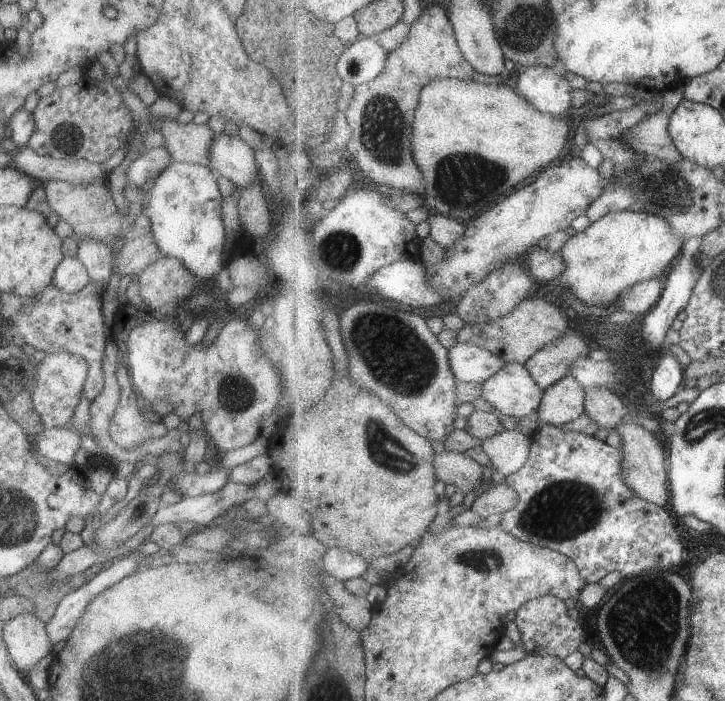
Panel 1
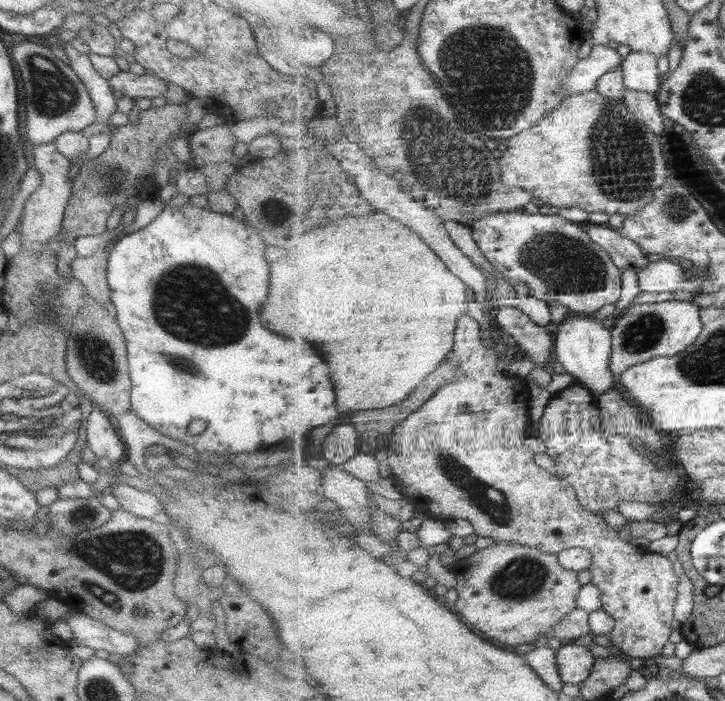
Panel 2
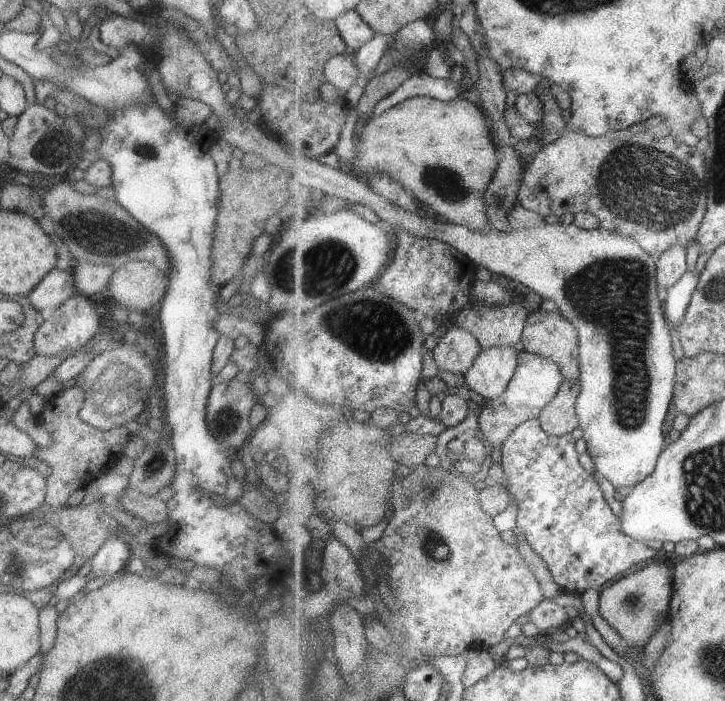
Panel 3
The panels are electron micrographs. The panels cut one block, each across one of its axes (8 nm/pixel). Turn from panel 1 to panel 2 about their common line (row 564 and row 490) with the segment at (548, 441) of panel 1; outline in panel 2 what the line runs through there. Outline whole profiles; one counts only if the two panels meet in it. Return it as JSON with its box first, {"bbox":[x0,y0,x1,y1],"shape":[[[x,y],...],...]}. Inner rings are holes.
{"bbox":[536,385,680,516],"shape":[[[572,385],[555,395],[548,405],[544,418],[537,424],[536,434],[547,445],[548,454],[556,462],[554,472],[556,476],[570,482],[578,492],[578,498],[586,510],[596,512],[598,516],[605,516],[614,510],[620,512],[622,502],[648,502],[657,503],[671,500],[680,490],[680,472],[673,464],[667,461],[658,462],[657,456],[648,458],[648,450],[644,453],[632,446],[632,441],[637,443],[638,438],[628,434],[606,434],[602,428],[602,413],[597,396],[586,386]]]}

